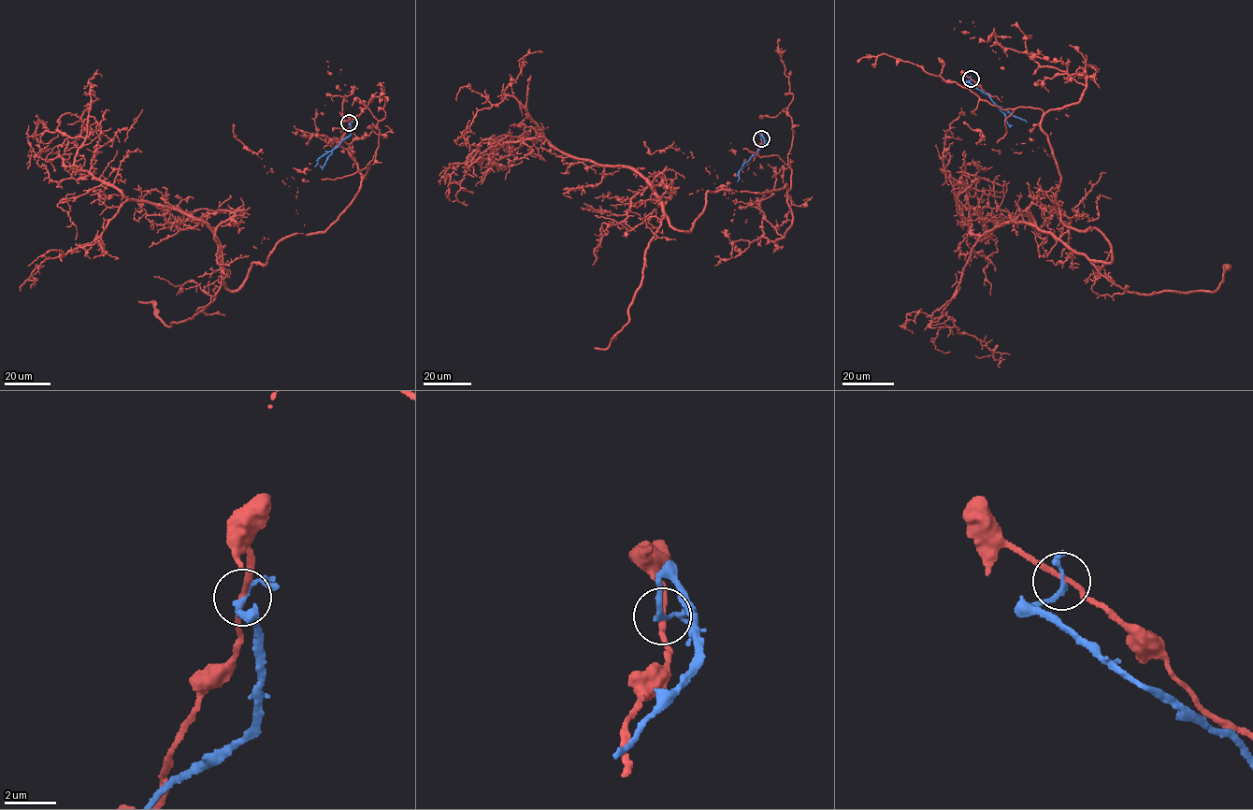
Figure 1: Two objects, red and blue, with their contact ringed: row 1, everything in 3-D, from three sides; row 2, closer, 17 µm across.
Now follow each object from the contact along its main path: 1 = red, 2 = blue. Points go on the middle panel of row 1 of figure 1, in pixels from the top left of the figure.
1: (761, 138), (787, 108), (790, 189), (710, 191), (689, 231), (540, 137), (481, 144), (471, 191)
2: (761, 138), (764, 145), (740, 170), (737, 181)

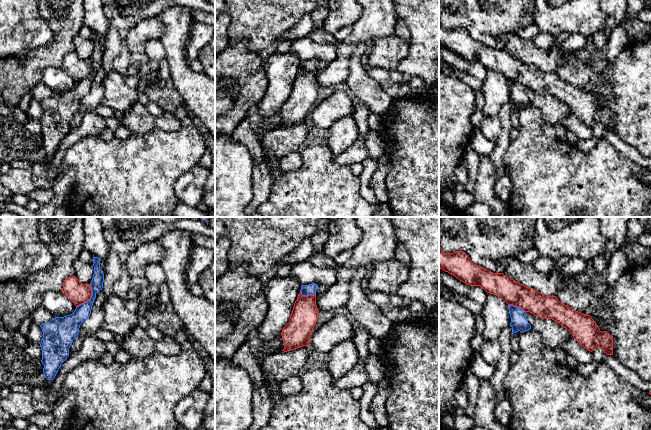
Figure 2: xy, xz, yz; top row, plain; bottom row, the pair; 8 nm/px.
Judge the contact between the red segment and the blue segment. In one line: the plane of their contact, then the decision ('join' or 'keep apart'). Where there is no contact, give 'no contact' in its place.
meets red in xy; keep apart

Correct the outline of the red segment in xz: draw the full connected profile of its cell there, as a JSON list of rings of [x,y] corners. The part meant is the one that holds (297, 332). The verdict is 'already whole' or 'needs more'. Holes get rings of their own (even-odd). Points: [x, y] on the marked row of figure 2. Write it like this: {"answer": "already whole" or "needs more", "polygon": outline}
{"answer": "already whole", "polygon": [[[301,291],[289,319],[281,335],[284,349],[287,352],[309,345],[313,328],[318,320],[319,310],[316,305],[316,295],[303,296]]]}

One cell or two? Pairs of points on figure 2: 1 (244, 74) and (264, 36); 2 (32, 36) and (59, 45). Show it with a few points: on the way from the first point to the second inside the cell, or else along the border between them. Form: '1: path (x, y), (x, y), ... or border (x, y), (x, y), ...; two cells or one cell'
1: border (234, 43), (247, 41), (248, 48), (256, 52); two cells
2: border (43, 18), (52, 37), (27, 52); two cells

